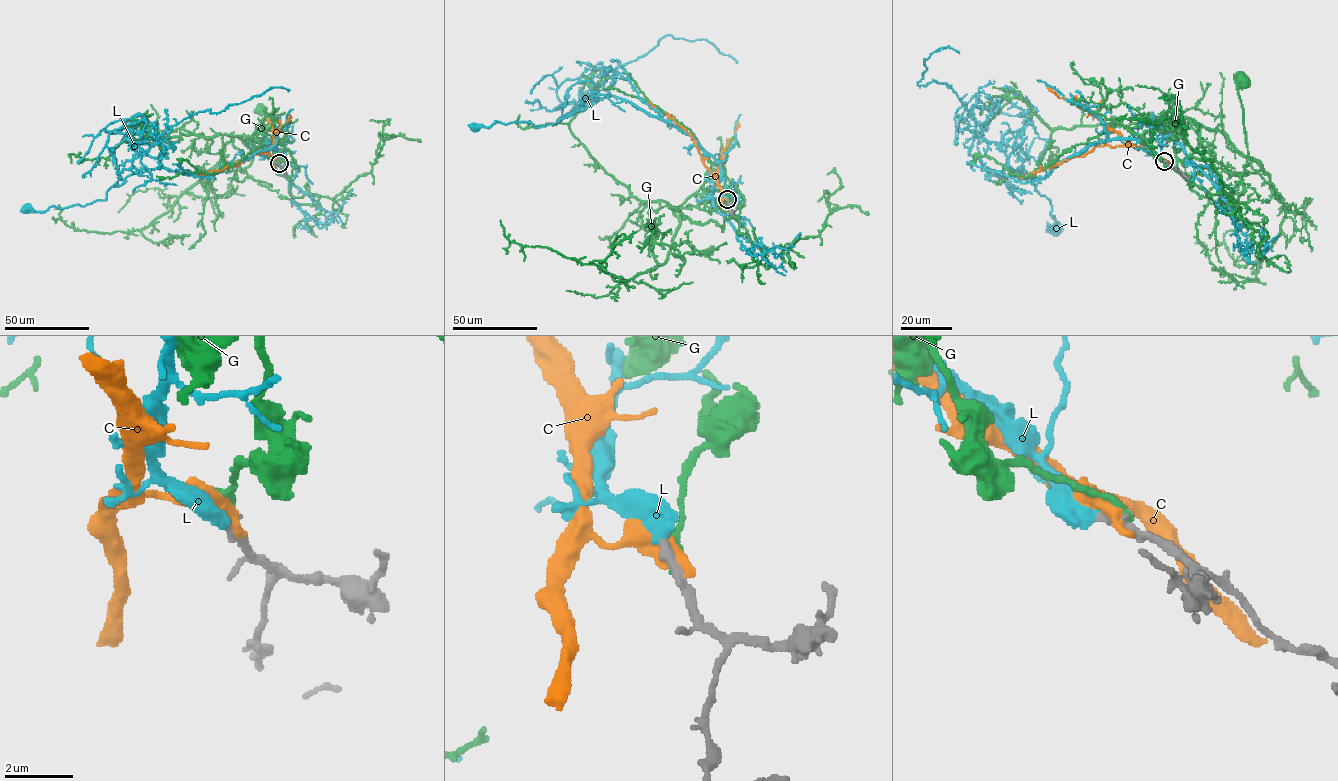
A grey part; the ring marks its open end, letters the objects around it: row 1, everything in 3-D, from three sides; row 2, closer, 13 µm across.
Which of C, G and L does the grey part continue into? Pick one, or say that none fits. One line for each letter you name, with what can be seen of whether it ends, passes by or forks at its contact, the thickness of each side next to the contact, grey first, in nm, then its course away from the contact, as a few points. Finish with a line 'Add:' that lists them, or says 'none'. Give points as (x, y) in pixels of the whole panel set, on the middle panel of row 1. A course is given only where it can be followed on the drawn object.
L: it ends; calibres 280 and 480 nm; course (727, 199), (721, 165), (689, 135), (612, 95), (554, 124), (536, 127), (516, 121), (474, 126)
Add: L

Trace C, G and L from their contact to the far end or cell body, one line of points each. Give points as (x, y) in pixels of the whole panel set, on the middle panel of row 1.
C: (727, 200), (723, 198), (718, 180), (704, 165), (693, 138), (667, 114), (647, 102)
G: (728, 200), (731, 184), (692, 194), (674, 210), (679, 223), (671, 252), (708, 251)
L: (727, 199), (721, 165), (689, 135), (612, 95), (554, 124), (536, 127), (516, 121), (474, 126)

